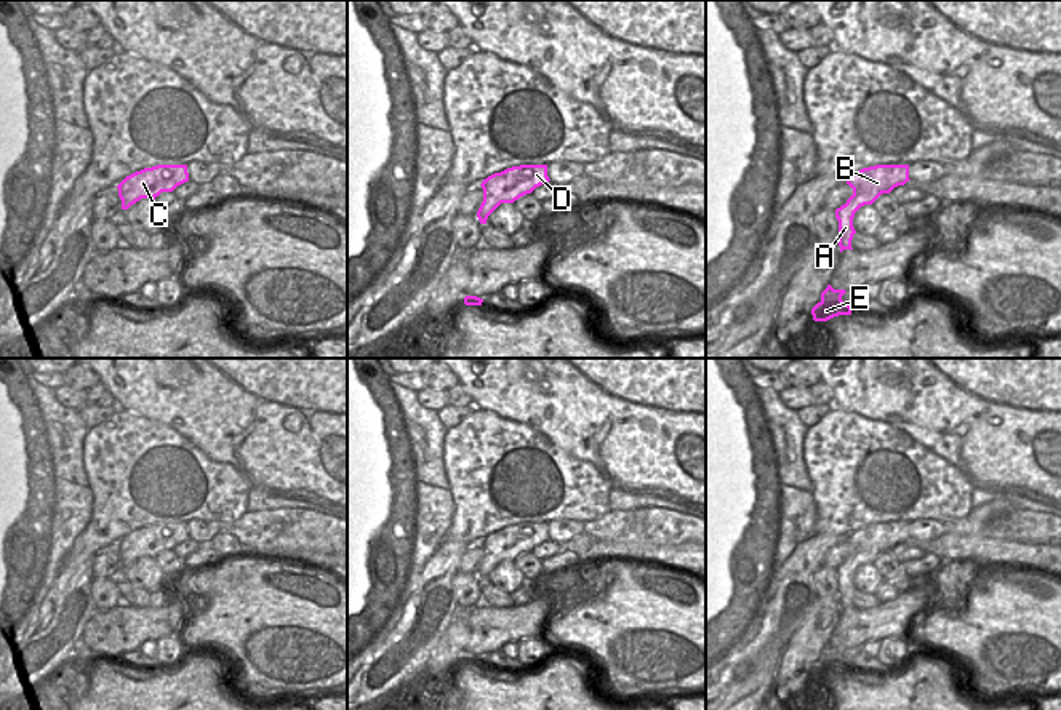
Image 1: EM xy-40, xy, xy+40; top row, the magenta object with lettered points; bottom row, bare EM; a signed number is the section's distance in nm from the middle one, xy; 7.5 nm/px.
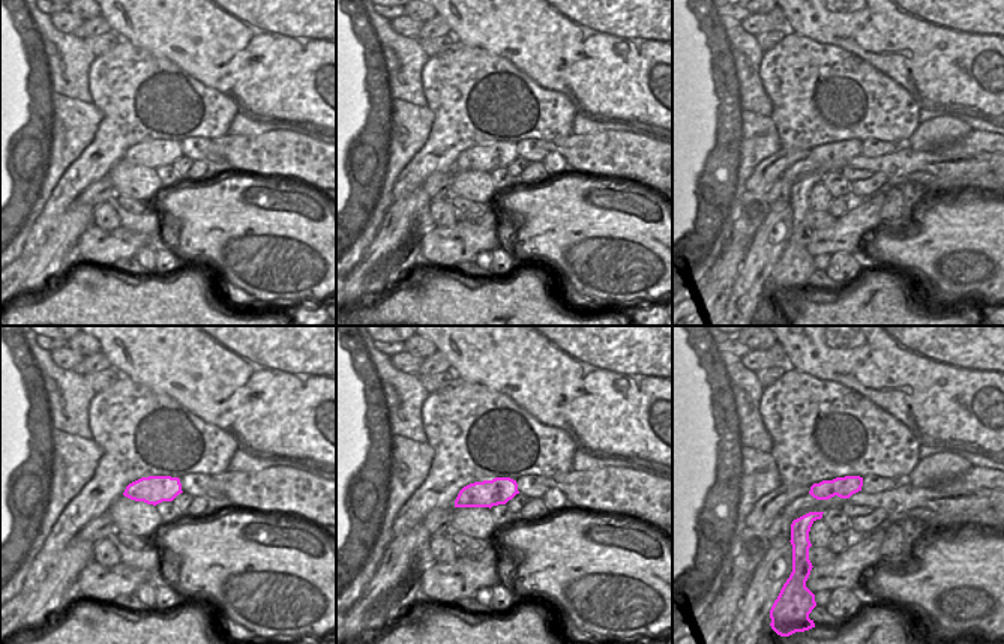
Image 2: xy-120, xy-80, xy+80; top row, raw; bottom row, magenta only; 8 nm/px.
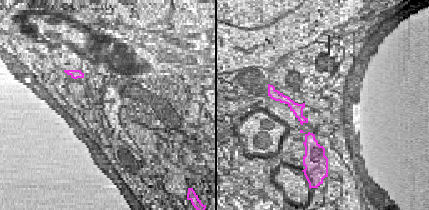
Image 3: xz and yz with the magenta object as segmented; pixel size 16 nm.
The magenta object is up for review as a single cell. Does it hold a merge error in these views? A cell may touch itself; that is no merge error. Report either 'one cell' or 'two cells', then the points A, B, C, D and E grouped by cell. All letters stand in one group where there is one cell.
one cell; A B C D E

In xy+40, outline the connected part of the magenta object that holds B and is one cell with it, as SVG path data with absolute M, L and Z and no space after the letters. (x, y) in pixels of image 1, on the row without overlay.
M875 523L850 532L845 539L853 547L853 553L835 568L840 611L853 608L851 598L856 592L853 585L855 571L864 563L872 563L882 552L890 552L895 545L911 539L909 523Z

